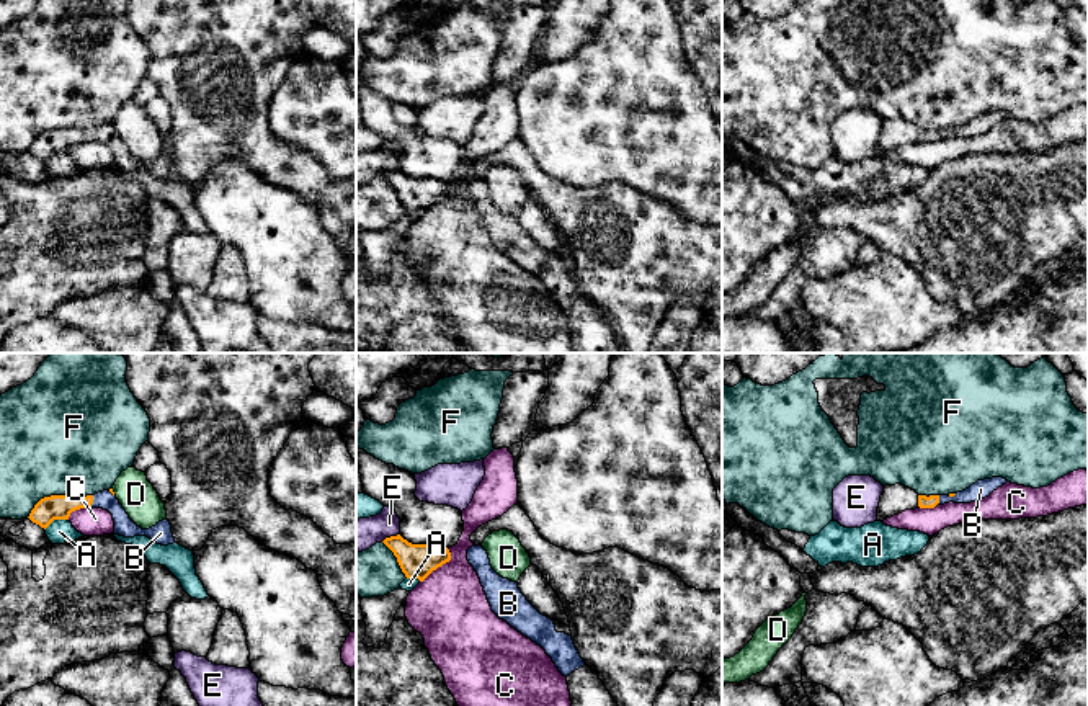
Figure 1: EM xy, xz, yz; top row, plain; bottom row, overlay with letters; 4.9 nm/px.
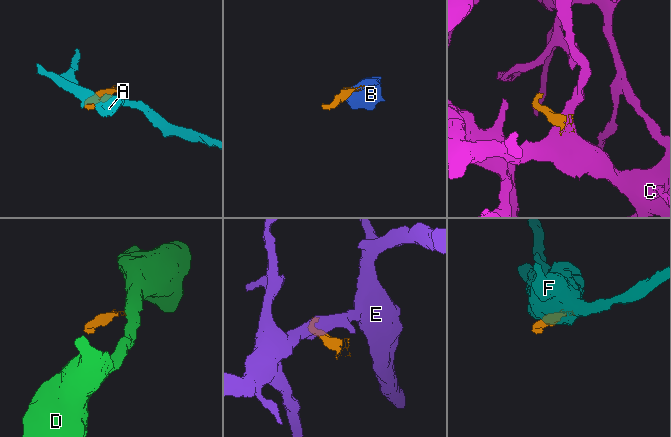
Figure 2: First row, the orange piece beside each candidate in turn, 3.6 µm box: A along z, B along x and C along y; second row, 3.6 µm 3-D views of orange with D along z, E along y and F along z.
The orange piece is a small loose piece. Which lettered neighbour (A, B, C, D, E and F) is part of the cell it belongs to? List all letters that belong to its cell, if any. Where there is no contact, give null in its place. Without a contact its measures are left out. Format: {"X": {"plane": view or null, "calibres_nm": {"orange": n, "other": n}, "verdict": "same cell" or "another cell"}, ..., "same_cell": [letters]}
{"A": {"plane": "xy", "calibres_nm": {"orange": 130, "other": 120}, "verdict": "another cell"}, "B": {"plane": "xy", "calibres_nm": {"orange": 130, "other": 100}, "verdict": "same cell"}, "C": {"plane": "xz", "calibres_nm": {"orange": 180, "other": 380}, "verdict": "another cell"}, "D": {"plane": "xy", "calibres_nm": {"orange": 20, "other": 180}, "verdict": "another cell"}, "E": {"plane": "xz", "calibres_nm": {"orange": 180, "other": 160}, "verdict": "another cell"}, "F": {"plane": "xy", "calibres_nm": {"orange": 130, "other": 500}, "verdict": "another cell"}, "same_cell": ["B"]}

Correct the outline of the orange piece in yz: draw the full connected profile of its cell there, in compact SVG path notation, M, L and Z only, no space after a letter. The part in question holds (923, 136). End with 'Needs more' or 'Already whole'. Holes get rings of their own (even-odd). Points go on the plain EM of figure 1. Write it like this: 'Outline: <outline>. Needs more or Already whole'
Outline: M992 111L992 113L977 114L969 123L957 126L957 127L930 129L930 131L918 129L918 141L920 142L934 142L938 139L944 139L949 136L954 136L954 137L979 136L979 134L988 131L998 121L1005 119L1006 116L1008 114L1003 111Z. Needs more

